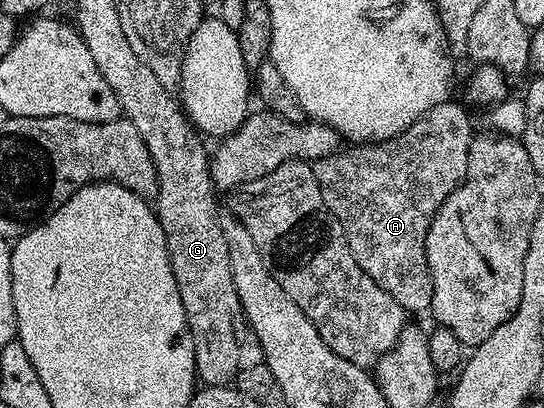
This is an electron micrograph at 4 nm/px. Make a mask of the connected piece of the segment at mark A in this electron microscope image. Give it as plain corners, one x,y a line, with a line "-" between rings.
448,100
388,142
355,144
314,163
321,196
343,225
357,264
408,312
430,311
433,280
425,240
433,216
467,174
472,137
466,108

